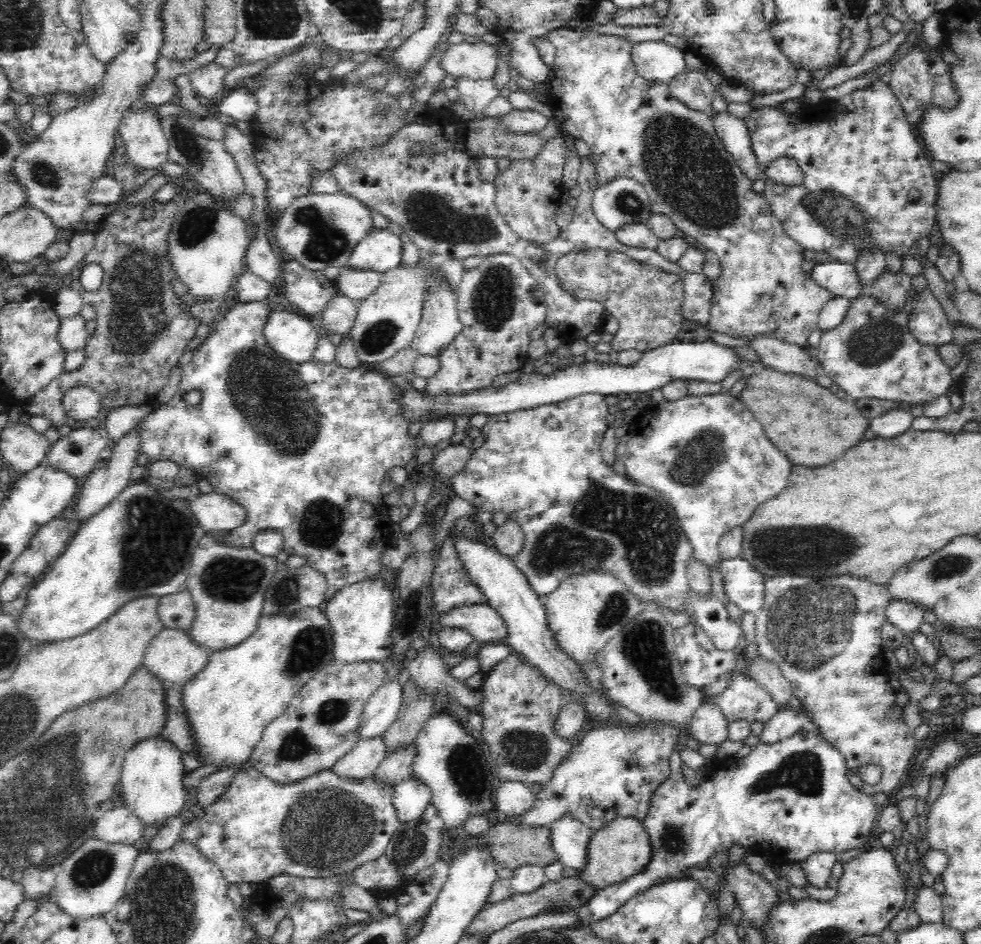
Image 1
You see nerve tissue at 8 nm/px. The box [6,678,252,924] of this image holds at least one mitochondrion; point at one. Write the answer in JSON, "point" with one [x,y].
{"point":[89,869]}

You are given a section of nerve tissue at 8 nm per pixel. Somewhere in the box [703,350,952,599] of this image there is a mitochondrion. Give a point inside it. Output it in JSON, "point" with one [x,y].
{"point":[813,550]}

